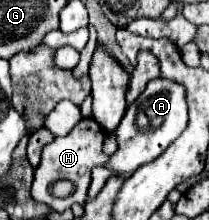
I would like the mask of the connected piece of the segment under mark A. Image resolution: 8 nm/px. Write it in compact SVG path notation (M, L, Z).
M155 78L151 84L147 84L145 92L131 104L117 128L117 142L119 150L109 158L107 168L115 170L117 174L131 176L139 166L155 160L159 154L163 154L169 144L179 138L179 132L187 126L189 114L187 114L187 90L183 84L167 80L167 78Z

